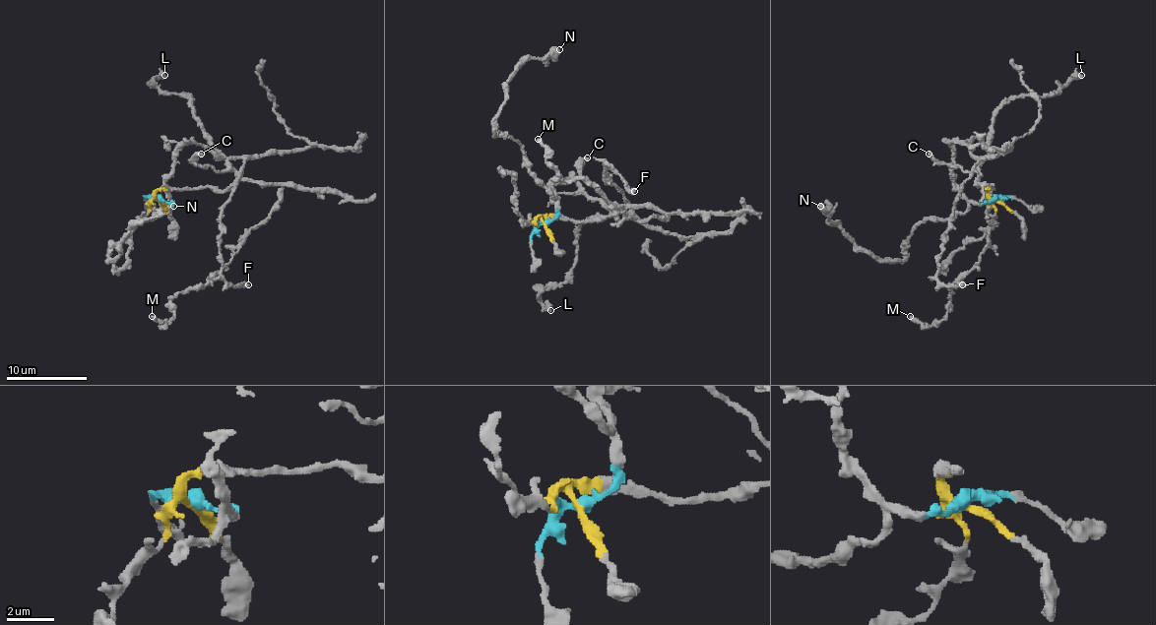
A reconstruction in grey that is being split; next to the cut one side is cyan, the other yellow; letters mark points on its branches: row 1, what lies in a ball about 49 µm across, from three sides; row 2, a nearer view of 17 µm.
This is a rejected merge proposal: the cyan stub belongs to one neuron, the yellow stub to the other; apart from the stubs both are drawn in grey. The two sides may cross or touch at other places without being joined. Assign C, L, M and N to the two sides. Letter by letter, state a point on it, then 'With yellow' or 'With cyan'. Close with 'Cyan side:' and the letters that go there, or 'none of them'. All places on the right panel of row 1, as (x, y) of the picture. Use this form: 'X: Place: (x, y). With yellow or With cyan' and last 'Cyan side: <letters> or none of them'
C: Place: (929, 154). With yellow
L: Place: (1081, 75). With yellow
M: Place: (910, 316). With yellow
N: Place: (820, 206). With cyan
Cyan side: N

